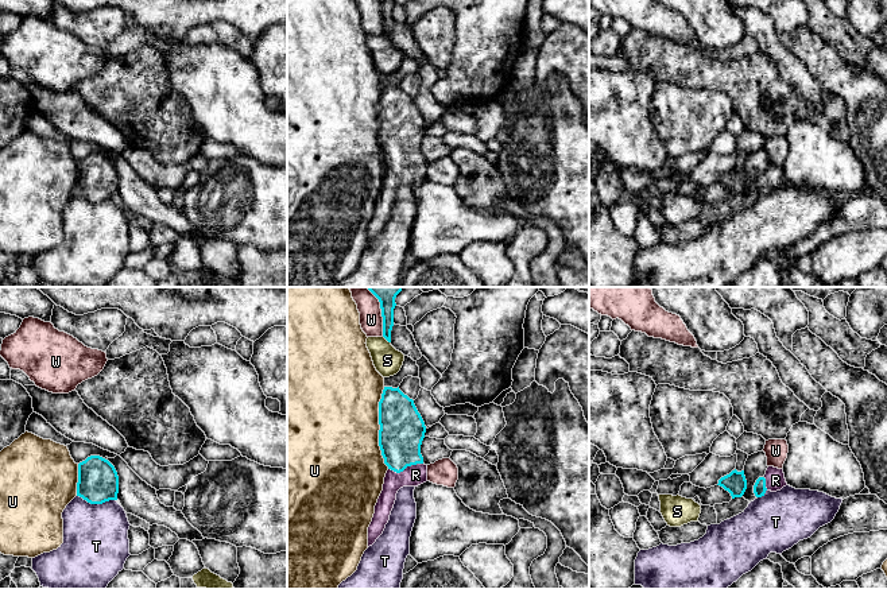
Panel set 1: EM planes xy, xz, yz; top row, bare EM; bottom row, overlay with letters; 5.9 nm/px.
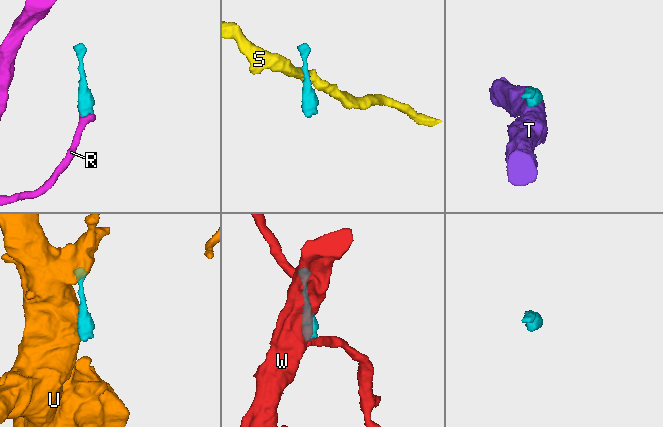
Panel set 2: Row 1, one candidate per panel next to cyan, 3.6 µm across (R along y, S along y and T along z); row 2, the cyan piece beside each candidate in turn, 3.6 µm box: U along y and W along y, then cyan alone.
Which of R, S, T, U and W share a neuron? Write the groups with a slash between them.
R / S / T / U / W

